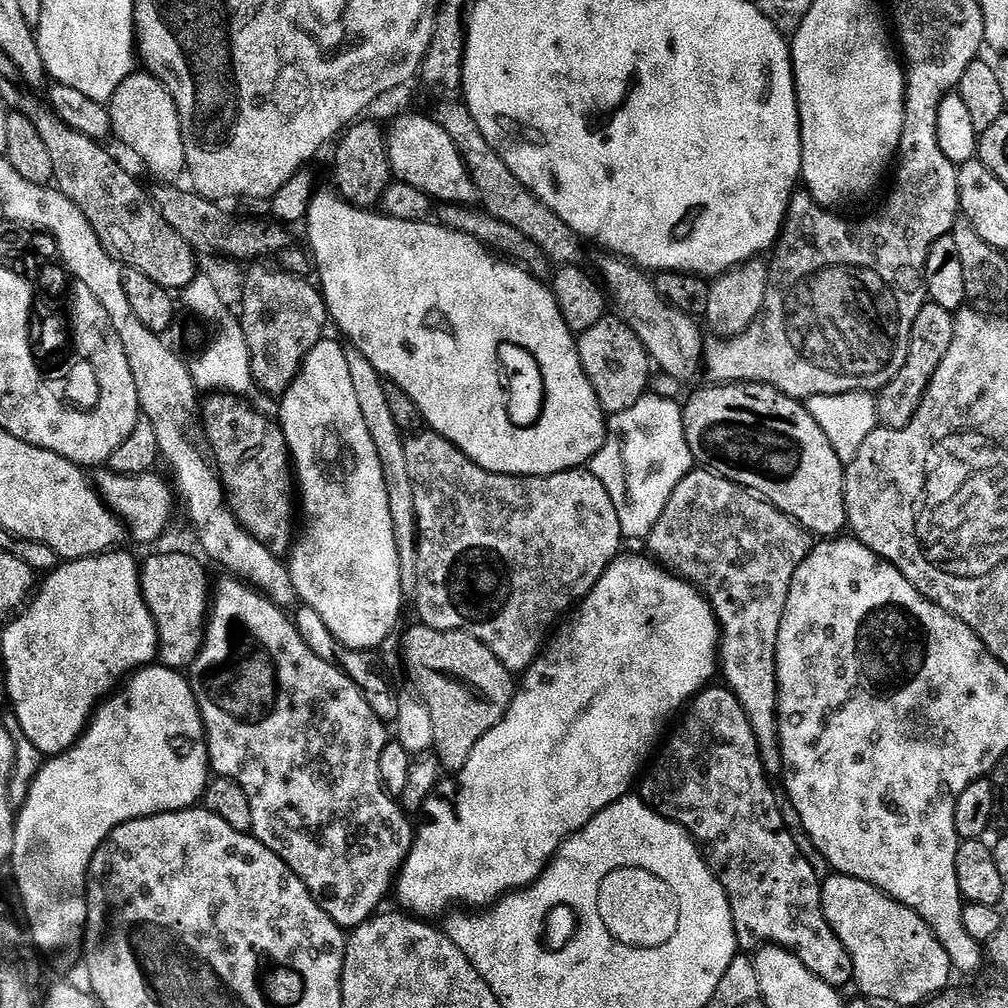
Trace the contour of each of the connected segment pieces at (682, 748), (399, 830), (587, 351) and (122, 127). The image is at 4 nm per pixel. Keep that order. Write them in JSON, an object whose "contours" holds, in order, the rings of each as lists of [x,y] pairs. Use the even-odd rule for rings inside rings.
{"contours":[[[[709,687],[700,693],[695,700],[691,701],[686,715],[683,717],[684,725],[677,730],[667,741],[668,749],[664,752],[664,757],[660,760],[660,765],[656,768],[656,776],[652,776],[645,786],[642,796],[647,803],[655,807],[660,816],[673,820],[674,823],[680,824],[688,835],[700,845],[704,859],[712,867],[712,873],[720,879],[720,884],[726,890],[726,894],[732,903],[732,917],[736,923],[737,933],[753,936],[756,940],[769,940],[769,945],[775,946],[780,950],[787,950],[795,954],[805,966],[812,971],[822,982],[826,982],[830,987],[837,990],[844,990],[847,984],[851,985],[854,980],[854,971],[852,968],[852,956],[842,946],[842,942],[834,934],[830,922],[824,917],[824,889],[822,887],[821,877],[816,877],[816,868],[800,853],[800,848],[796,845],[796,840],[792,837],[792,832],[788,829],[788,824],[784,821],[784,816],[780,813],[780,804],[776,801],[776,792],[772,789],[770,773],[764,763],[764,757],[760,755],[760,743],[756,741],[756,731],[752,729],[750,718],[746,710],[738,702],[734,693],[728,691],[727,687],[720,688]]],[[[235,578],[227,579],[228,580],[222,581],[217,588],[215,585],[212,596],[212,607],[206,626],[204,650],[202,653],[202,664],[205,664],[207,672],[202,682],[204,693],[201,690],[198,696],[200,714],[204,717],[204,729],[210,745],[211,771],[215,773],[215,775],[217,772],[217,774],[224,779],[224,782],[231,782],[235,787],[240,788],[248,795],[250,798],[250,806],[254,810],[254,826],[252,827],[251,835],[262,841],[270,850],[274,850],[274,854],[278,854],[278,858],[282,858],[282,862],[286,862],[286,866],[290,866],[290,870],[294,870],[294,874],[298,874],[298,878],[302,878],[302,882],[312,891],[312,895],[320,901],[324,913],[326,913],[339,928],[345,930],[351,930],[351,928],[356,928],[355,930],[363,929],[365,925],[381,911],[379,908],[383,906],[384,899],[388,896],[388,891],[390,891],[391,888],[393,891],[394,885],[398,880],[398,872],[395,872],[395,868],[397,868],[397,870],[403,869],[406,864],[406,852],[403,852],[402,849],[396,848],[392,853],[384,852],[384,847],[387,846],[388,840],[392,839],[396,844],[404,844],[408,840],[407,834],[404,833],[408,828],[408,820],[403,816],[405,813],[402,811],[401,805],[397,803],[397,801],[396,805],[394,801],[389,800],[390,796],[387,791],[376,792],[376,788],[374,788],[374,786],[376,786],[376,780],[370,780],[370,782],[368,782],[368,786],[370,786],[370,788],[368,788],[368,802],[364,804],[364,810],[362,810],[364,816],[358,816],[358,818],[356,818],[356,838],[326,838],[326,836],[332,836],[332,834],[334,834],[334,828],[324,828],[322,832],[316,834],[316,830],[314,830],[316,826],[314,826],[314,824],[290,824],[290,820],[292,820],[294,816],[302,818],[300,806],[308,806],[308,796],[312,796],[312,794],[310,794],[310,788],[308,788],[308,780],[302,780],[302,772],[306,772],[306,770],[316,772],[316,770],[314,770],[314,768],[308,768],[310,764],[306,764],[304,760],[312,760],[312,762],[314,762],[314,760],[318,760],[318,752],[324,756],[326,750],[328,750],[328,754],[330,754],[332,748],[334,748],[336,754],[340,752],[338,758],[342,758],[342,756],[344,756],[344,758],[352,758],[352,756],[348,756],[346,752],[350,750],[350,752],[354,754],[354,750],[358,750],[358,752],[362,752],[362,756],[358,758],[358,766],[364,768],[366,758],[370,758],[370,762],[374,762],[374,758],[378,758],[378,752],[384,752],[382,746],[390,746],[389,729],[383,721],[375,716],[374,710],[368,705],[360,686],[353,682],[343,670],[334,667],[334,665],[316,656],[308,647],[308,644],[304,642],[304,638],[302,638],[299,633],[295,621],[290,616],[288,618],[288,614],[283,609],[277,607],[267,596],[257,592],[255,588]],[[380,816],[388,816],[386,822],[382,822],[382,826],[384,826],[386,830],[376,832],[376,828],[370,828],[370,826],[380,826],[380,824],[378,824],[378,818],[380,818]]],[[[619,323],[596,328],[578,344],[580,364],[590,378],[592,389],[599,396],[600,407],[605,413],[630,411],[643,398],[648,388],[648,379],[654,373],[653,361],[643,342],[633,334],[627,323]]],[[[135,75],[131,80],[121,88],[118,99],[114,104],[114,111],[112,112],[112,123],[115,131],[120,132],[120,136],[124,139],[124,144],[153,172],[156,176],[161,176],[161,181],[176,182],[180,175],[185,175],[186,165],[188,162],[188,148],[186,147],[186,128],[182,123],[182,117],[176,99],[169,93],[167,88],[160,83],[159,79],[152,78],[147,80],[146,77]]]]}

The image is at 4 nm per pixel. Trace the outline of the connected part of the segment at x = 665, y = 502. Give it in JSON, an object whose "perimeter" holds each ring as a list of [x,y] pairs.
{"perimeter":[[[674,400],[652,401],[646,428],[637,434],[628,435],[624,444],[628,447],[624,460],[629,465],[622,476],[620,491],[609,478],[616,472],[614,467],[593,463],[590,474],[598,478],[611,495],[624,537],[631,542],[646,537],[649,539],[653,535],[663,521],[662,516],[667,515],[679,487],[695,471],[693,451],[690,450],[688,440],[683,439],[683,405]]]}

